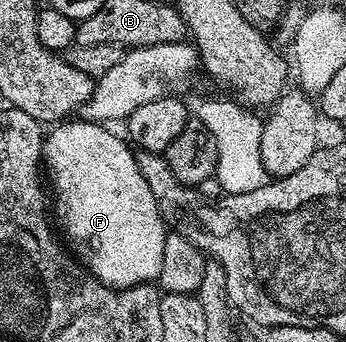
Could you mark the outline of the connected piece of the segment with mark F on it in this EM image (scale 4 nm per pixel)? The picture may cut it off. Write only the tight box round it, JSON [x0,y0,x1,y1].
[43,120,167,290]

